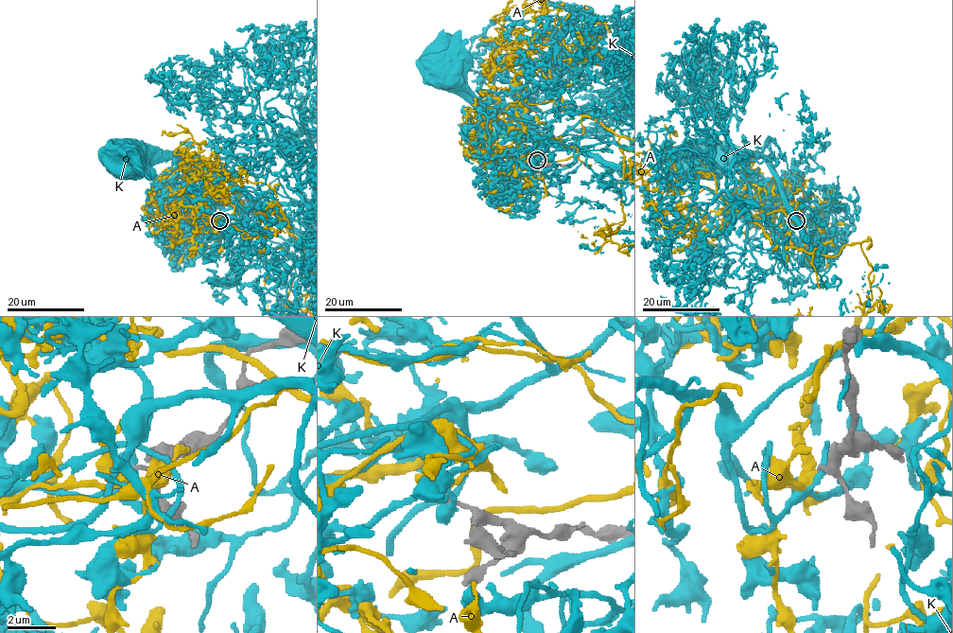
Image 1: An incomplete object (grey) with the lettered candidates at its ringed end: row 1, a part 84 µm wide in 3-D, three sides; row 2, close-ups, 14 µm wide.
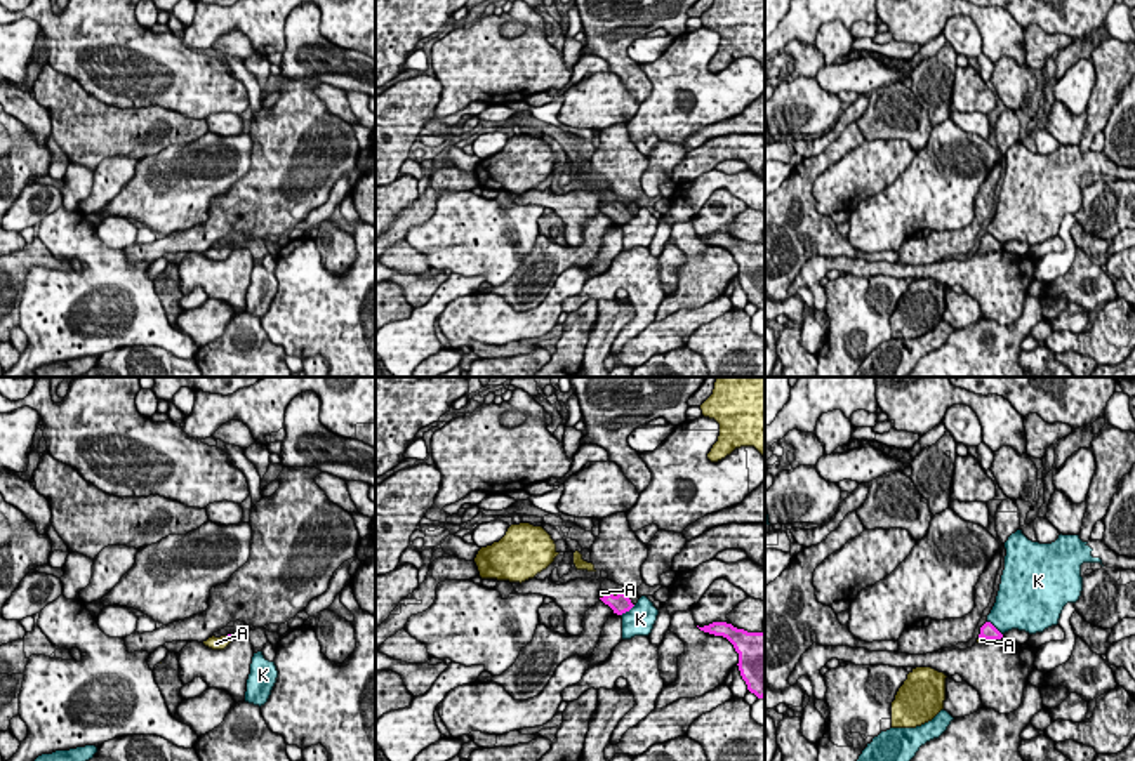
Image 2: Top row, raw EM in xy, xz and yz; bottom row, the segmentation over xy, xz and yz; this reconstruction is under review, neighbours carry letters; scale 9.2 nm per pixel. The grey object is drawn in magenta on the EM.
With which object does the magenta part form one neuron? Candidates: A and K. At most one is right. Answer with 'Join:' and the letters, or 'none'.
Join: A

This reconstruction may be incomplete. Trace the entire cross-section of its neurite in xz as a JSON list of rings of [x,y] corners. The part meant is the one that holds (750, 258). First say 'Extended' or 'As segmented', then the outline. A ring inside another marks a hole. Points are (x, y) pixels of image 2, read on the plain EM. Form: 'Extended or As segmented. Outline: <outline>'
As segmented. Outline: [[[727,233],[699,238],[704,243],[727,248],[739,264],[739,281],[747,301],[758,309],[765,308],[765,243],[747,243]]]

